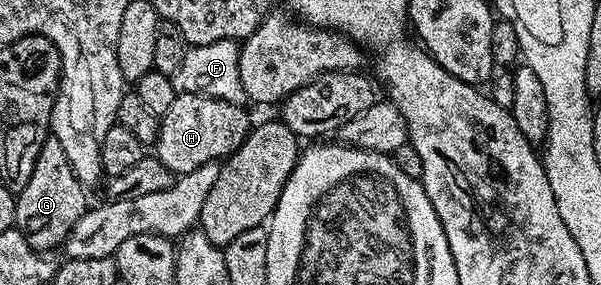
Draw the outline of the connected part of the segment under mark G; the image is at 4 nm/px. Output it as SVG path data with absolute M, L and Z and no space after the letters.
M52 136L46 137L42 150L35 160L31 178L22 185L17 194L17 225L31 248L38 252L56 251L64 247L68 234L87 209L85 203L86 187L77 180L71 168L71 160L67 160L67 152L63 152L63 144Z

